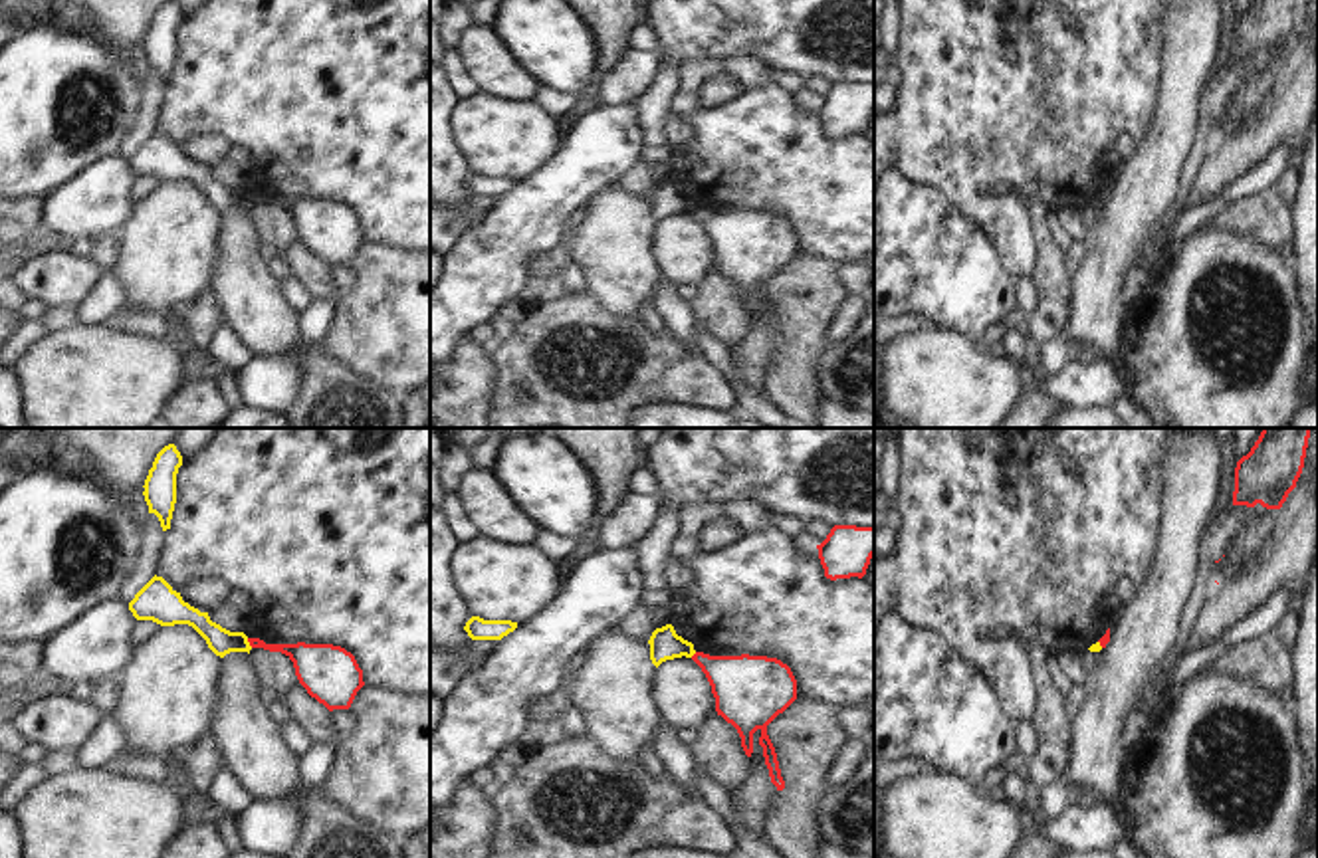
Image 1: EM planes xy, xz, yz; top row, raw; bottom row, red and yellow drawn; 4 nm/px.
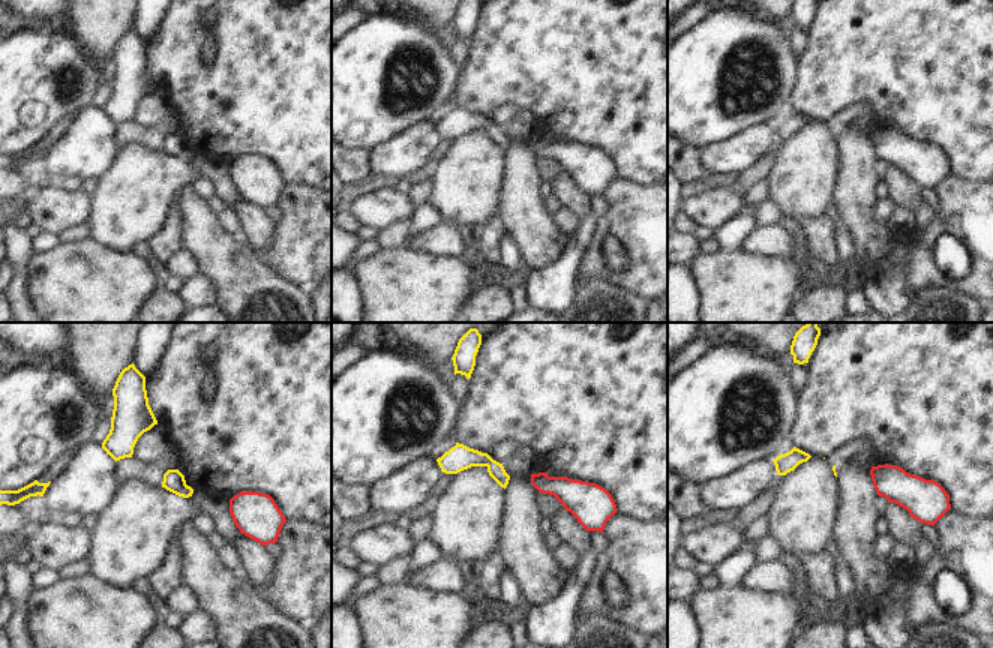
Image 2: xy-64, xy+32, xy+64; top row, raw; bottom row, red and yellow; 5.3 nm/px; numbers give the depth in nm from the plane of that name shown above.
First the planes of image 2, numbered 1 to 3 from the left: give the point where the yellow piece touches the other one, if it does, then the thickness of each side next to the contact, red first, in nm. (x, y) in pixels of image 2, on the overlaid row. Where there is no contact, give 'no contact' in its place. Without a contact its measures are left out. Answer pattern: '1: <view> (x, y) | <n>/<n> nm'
1: no contact
2: no contact
3: no contact

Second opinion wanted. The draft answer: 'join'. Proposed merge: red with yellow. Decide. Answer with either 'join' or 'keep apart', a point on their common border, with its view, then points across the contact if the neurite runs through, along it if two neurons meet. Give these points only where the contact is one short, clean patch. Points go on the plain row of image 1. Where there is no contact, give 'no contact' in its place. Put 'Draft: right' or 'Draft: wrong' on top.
Draft: wrong
keep apart | xy (248, 197) | along xy (246, 195), (252, 203)

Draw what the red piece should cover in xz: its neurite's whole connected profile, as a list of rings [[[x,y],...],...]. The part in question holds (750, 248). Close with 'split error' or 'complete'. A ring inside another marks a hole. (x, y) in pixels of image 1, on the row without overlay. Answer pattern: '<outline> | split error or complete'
[[[696,208],[692,216],[706,230],[715,254],[715,268],[731,279],[747,313],[759,285],[765,321],[777,347],[785,345],[767,281],[797,256],[797,236],[787,220],[767,212],[710,212]]] | complete

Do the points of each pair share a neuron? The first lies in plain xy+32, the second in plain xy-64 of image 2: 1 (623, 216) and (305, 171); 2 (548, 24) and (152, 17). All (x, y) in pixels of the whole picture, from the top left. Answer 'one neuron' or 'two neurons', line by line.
1: two neurons
2: two neurons

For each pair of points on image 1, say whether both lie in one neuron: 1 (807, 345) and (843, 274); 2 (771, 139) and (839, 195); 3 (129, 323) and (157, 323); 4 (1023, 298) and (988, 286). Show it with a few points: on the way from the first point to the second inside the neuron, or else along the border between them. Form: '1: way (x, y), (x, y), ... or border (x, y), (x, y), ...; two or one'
1: border (839, 264), (835, 280), (847, 292); two
2: way (787, 155), (813, 181), (823, 185); one
3: way (135, 323), (151, 323); one
4: border (1019, 278), (1015, 288), (1017, 308); two

